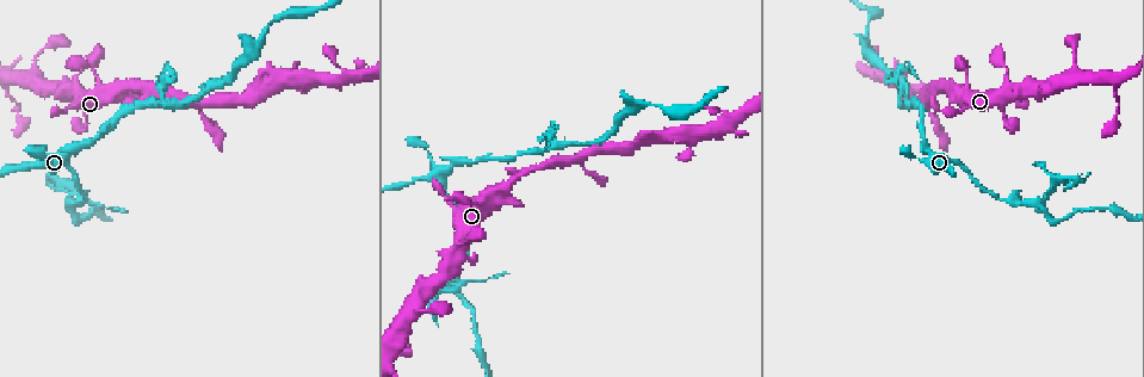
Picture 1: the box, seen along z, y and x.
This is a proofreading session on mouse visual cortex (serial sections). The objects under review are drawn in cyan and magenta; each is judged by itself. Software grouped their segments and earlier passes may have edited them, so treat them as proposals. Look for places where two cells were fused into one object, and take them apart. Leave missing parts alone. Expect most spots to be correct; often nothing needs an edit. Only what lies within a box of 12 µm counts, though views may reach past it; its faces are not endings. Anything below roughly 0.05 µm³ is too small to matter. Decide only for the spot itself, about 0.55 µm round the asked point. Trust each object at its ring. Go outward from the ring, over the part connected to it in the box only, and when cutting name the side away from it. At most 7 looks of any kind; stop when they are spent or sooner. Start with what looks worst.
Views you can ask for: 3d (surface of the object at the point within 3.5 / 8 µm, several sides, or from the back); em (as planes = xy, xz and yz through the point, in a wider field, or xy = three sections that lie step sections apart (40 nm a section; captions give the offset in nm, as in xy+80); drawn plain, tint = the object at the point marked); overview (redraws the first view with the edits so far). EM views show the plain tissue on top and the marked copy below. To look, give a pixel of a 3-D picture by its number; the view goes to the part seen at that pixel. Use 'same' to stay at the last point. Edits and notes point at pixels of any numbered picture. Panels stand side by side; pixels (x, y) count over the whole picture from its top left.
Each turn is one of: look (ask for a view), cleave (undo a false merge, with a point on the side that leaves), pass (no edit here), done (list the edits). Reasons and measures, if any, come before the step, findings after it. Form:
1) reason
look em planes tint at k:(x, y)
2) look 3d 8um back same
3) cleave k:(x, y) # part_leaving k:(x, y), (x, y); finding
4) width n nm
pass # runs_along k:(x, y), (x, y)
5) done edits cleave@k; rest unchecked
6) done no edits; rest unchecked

thick turns thin
look 3d 3.5um at 1:(71, 202)

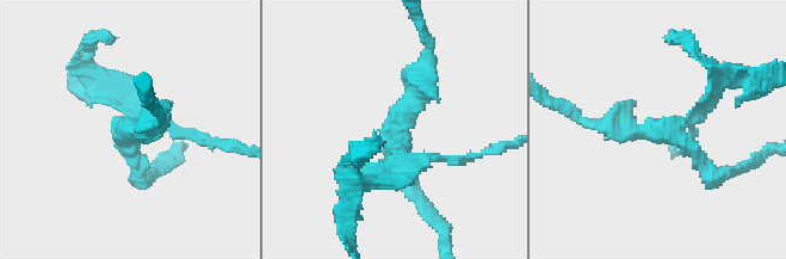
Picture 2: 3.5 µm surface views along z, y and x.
look em planes tint at 2:(129, 129)

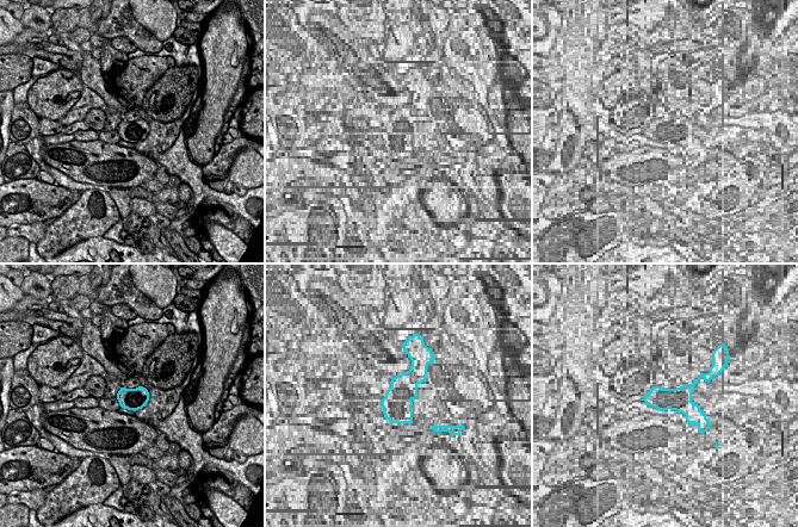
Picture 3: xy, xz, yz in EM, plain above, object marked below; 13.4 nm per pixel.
pass # one cell here

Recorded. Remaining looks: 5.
three arms meet
look 3d 8um at 1:(557, 145)

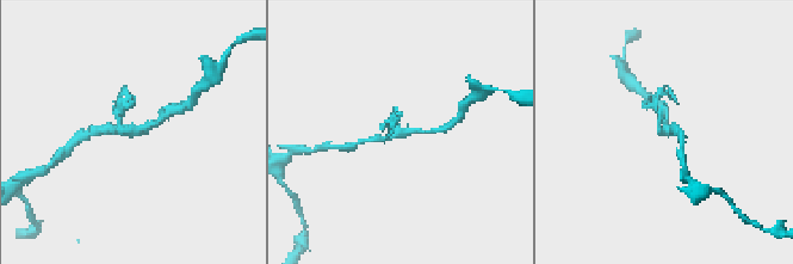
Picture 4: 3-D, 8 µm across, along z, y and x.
arms 3; arm_widths 100, 150, 200 nm
look em xy step 2 tint at 4:(134, 130)

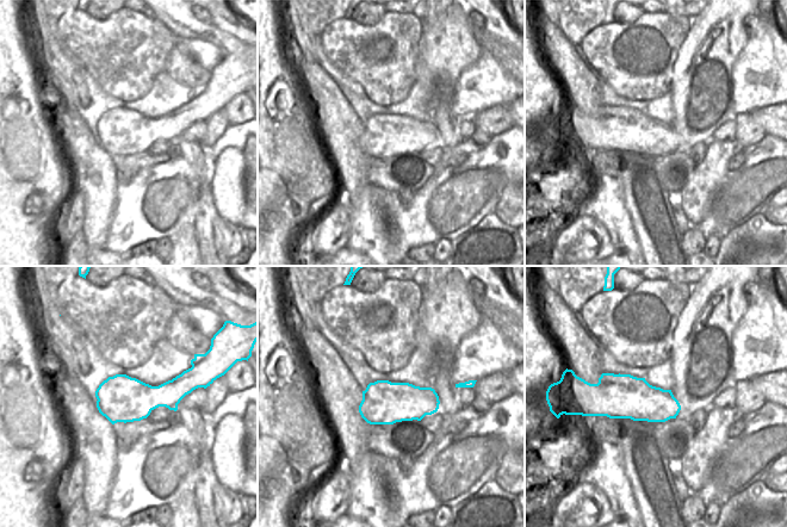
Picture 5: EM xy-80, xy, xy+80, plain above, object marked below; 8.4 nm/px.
pass # runs_along 4:(99, 129), (148, 129), (165, 117); continuous, no second cell

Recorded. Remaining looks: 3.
thick turns thin
look 3d 3.5um at 1:(116, 99)

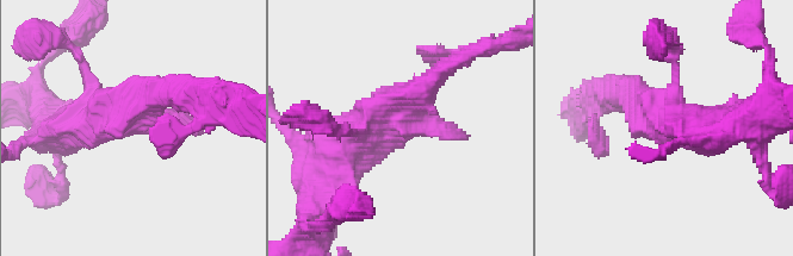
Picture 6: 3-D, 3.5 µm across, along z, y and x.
shape alone is not enough
look em planes tint at 6:(132, 118)

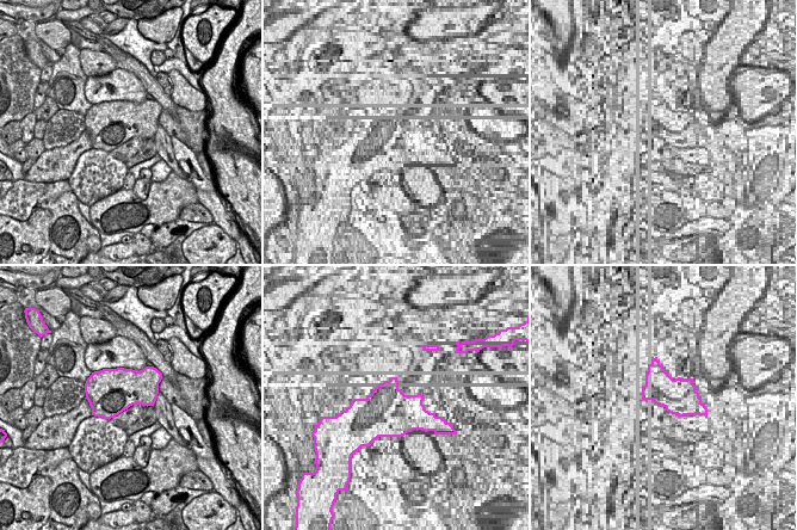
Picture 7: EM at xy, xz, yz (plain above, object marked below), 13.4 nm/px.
pass # runs_along 6:(336, 154), (384, 114), (468, 135); continuous, no second cell

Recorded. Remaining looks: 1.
done no edits; rest unchecked

